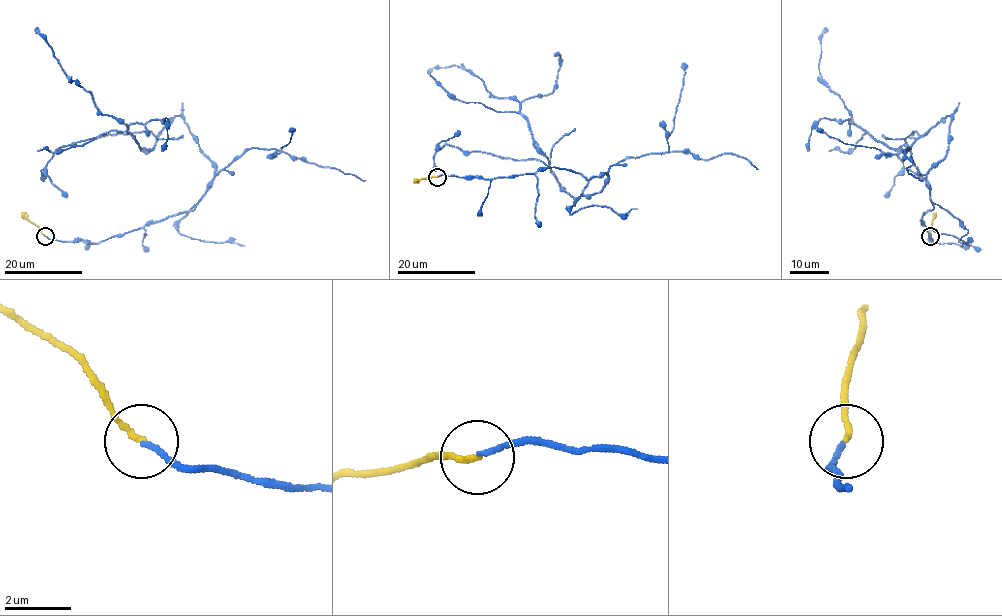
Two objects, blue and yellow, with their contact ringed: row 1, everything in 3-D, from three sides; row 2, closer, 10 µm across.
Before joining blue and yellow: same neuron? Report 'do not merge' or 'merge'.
merge

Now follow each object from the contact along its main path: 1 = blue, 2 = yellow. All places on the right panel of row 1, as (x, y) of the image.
1: (929, 236), (926, 175), (949, 148), (951, 116), (907, 149), (875, 141), (820, 77), (826, 27)
2: (930, 236), (932, 216), (936, 212)

